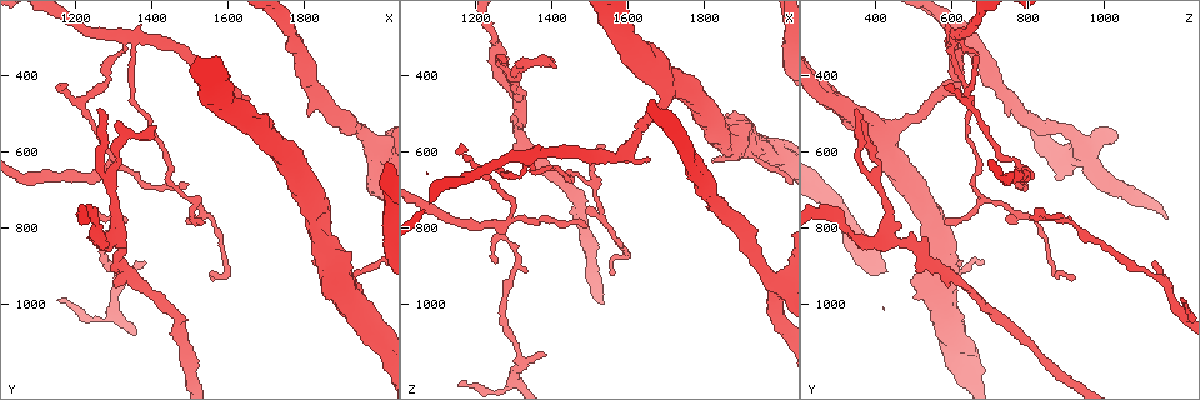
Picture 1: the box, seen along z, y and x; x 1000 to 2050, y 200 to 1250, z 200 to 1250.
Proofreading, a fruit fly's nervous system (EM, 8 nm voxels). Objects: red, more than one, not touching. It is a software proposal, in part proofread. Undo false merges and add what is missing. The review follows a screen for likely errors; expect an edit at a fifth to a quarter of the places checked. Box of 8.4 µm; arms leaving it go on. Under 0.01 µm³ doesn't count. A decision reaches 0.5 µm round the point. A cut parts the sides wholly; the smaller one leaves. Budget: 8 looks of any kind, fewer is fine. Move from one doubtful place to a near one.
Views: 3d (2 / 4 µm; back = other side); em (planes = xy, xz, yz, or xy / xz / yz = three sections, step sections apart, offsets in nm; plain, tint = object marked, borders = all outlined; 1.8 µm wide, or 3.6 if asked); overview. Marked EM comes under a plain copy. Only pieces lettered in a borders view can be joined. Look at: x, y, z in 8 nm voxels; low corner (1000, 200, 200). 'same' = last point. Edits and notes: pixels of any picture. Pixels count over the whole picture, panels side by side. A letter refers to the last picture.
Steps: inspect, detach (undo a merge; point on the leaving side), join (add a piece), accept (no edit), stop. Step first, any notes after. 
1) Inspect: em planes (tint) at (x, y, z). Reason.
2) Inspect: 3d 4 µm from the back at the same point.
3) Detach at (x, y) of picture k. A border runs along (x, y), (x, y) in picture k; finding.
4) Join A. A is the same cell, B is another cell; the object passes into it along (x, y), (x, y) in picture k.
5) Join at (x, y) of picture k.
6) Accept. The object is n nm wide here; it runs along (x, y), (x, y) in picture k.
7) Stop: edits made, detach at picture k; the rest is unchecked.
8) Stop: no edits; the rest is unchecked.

Inspect: em planes (borders) at (1265, 840, 410).

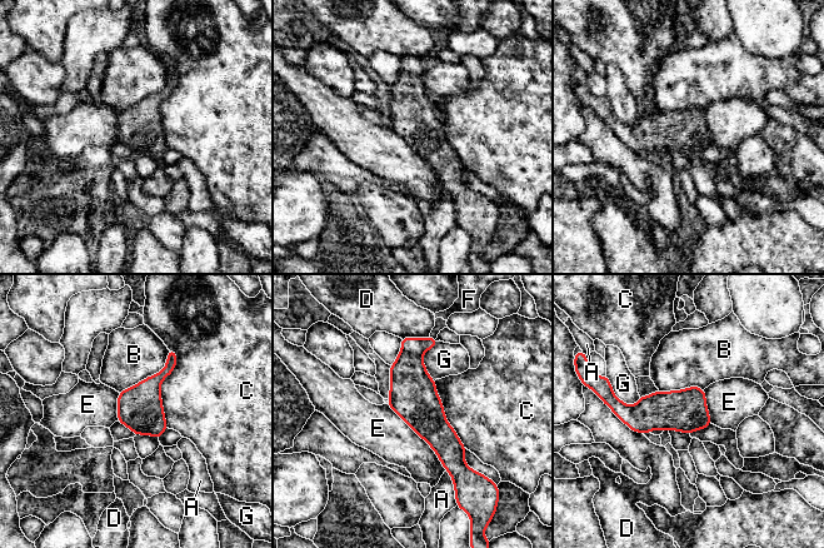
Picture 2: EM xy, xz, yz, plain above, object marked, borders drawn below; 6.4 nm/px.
Accept. A, B, C, D, E, F and G are other cells; one neuron here.

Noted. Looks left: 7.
Inspect: em planes (borders) at (1260, 760, 880). Tapers out.

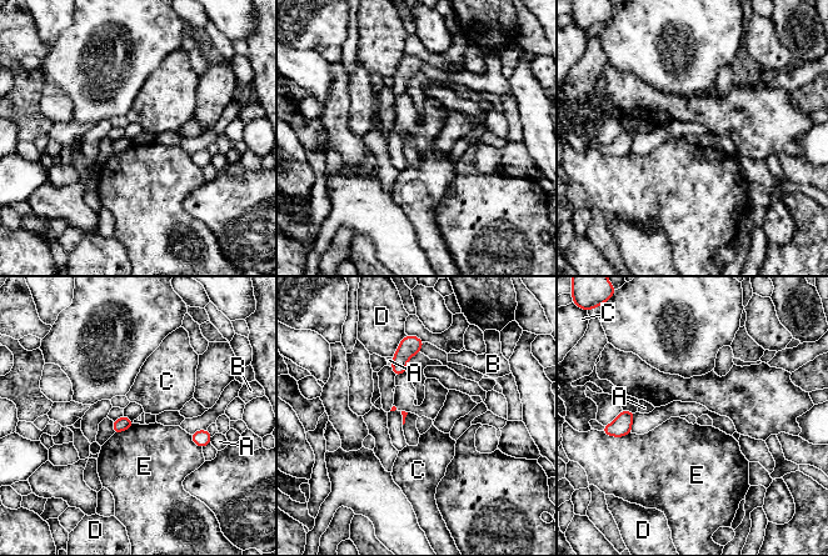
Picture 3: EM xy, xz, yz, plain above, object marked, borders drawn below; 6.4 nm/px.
Accept. The longest contact is with D, 170 nm; A, B, C, D and E are other cells; none of them fits.

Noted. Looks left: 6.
Inspect: 3d 2 µm at (1340, 545, 375). Abrupt turn.

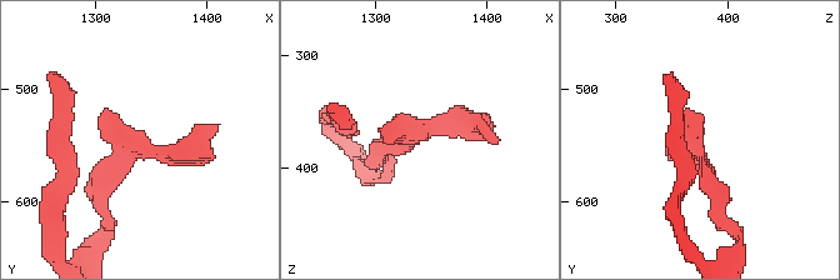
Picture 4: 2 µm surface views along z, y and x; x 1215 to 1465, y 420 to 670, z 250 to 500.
Inspect: em yz step 16 (tint) at (1336, 554, 372). Shape alone is not enough.

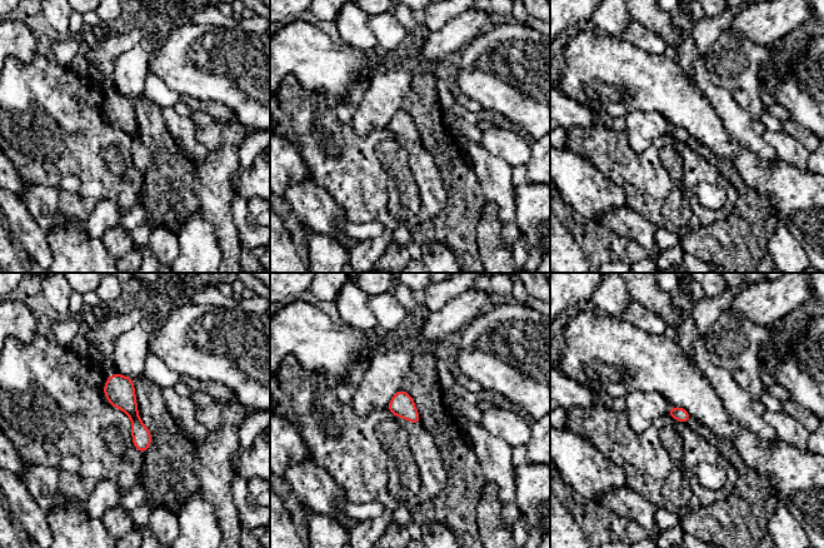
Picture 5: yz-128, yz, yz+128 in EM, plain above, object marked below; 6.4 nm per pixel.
Inspect: em planes (borders) at the same point.

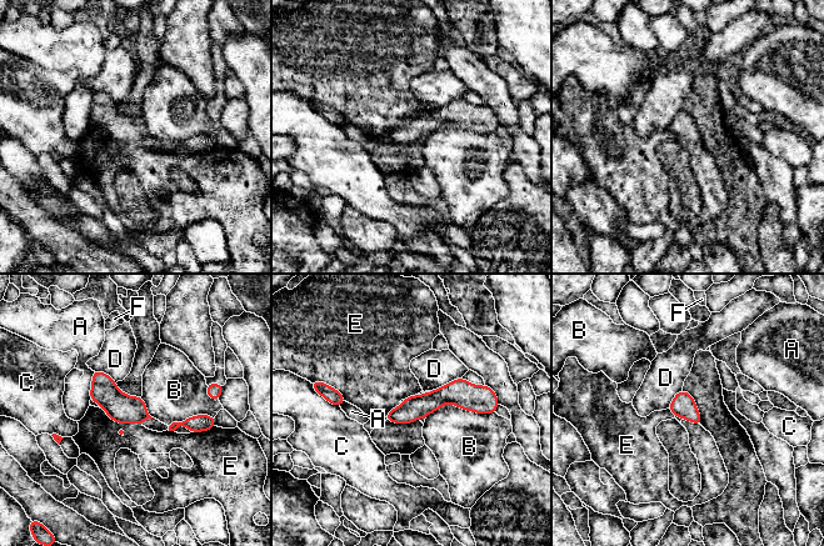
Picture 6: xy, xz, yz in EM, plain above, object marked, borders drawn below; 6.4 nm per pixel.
Accept. A, B, C, D, E and F are other cells; it runs along (487, 407), (440, 396), (390, 417) in picture 6; all the same neuron.

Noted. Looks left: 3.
Stop: no edits; the rest is unchecked.

